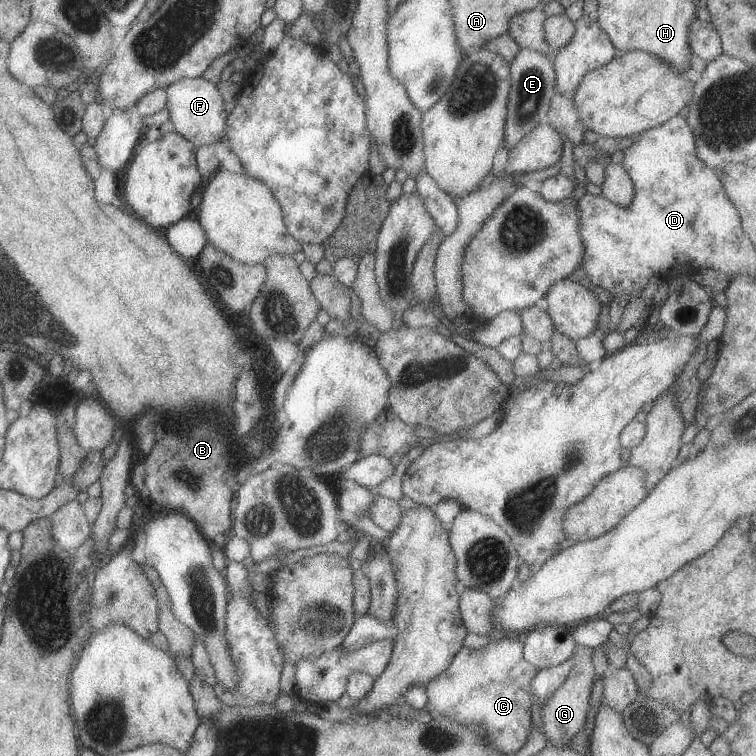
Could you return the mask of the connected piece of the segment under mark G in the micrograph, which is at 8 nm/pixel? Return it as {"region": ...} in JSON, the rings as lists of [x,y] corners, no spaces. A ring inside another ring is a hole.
{"region":[[[577,645],[573,654],[574,666],[570,676],[564,681],[556,692],[552,692],[552,696],[548,696],[548,700],[542,706],[542,722],[544,724],[544,734],[550,745],[556,748],[566,748],[569,746],[573,738],[584,729],[587,719],[588,706],[592,686],[596,680],[595,668],[592,660],[592,648]]]}

